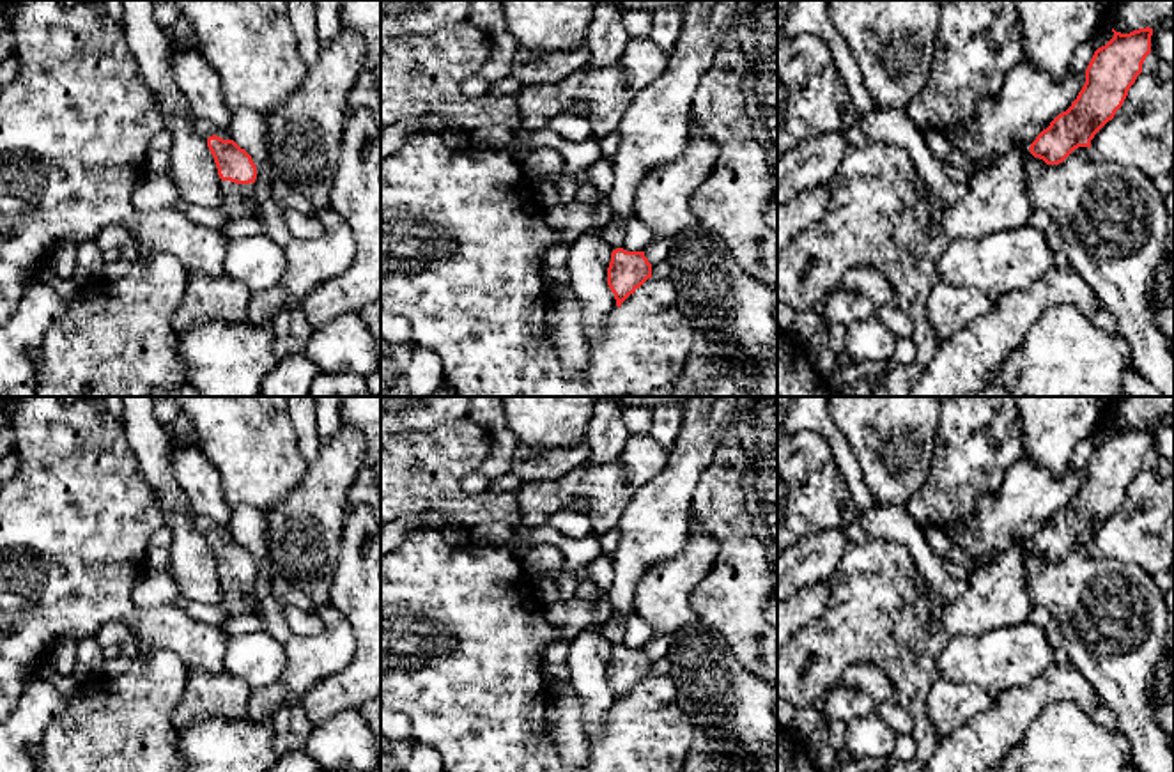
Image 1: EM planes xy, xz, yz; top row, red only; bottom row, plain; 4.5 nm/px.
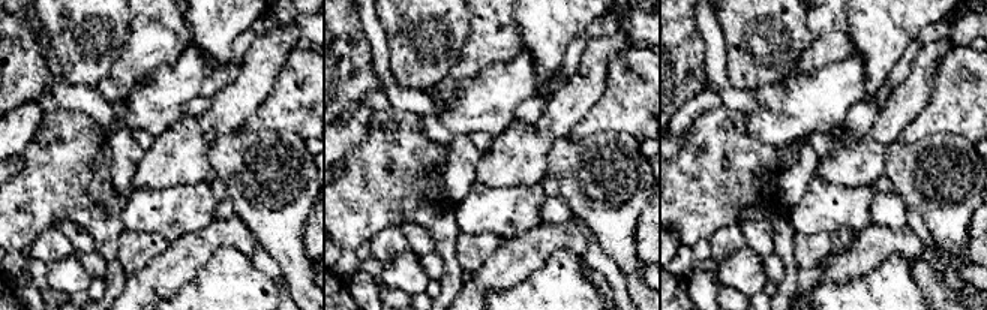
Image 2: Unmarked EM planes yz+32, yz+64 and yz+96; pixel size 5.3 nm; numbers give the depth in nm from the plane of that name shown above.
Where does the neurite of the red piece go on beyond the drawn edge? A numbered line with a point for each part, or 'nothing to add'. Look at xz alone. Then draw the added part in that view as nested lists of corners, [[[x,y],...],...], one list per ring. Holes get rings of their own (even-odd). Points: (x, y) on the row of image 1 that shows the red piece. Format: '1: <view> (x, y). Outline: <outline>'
1: xz (613, 234). Outline: [[[611,220],[609,225],[606,225],[604,228],[600,228],[600,237],[613,248],[622,248],[623,246],[623,237],[625,237],[625,225],[627,221],[616,221]]]

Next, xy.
1: xy (238, 199). Outline: [[[221,181],[223,202],[216,209],[225,221],[251,216],[255,212],[255,191],[253,184],[236,184],[230,181]]]

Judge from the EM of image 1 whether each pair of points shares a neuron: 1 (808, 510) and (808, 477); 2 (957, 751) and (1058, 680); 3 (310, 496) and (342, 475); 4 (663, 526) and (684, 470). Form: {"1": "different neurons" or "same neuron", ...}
{"1": "same neuron", "2": "same neuron", "3": "same neuron", "4": "same neuron"}

